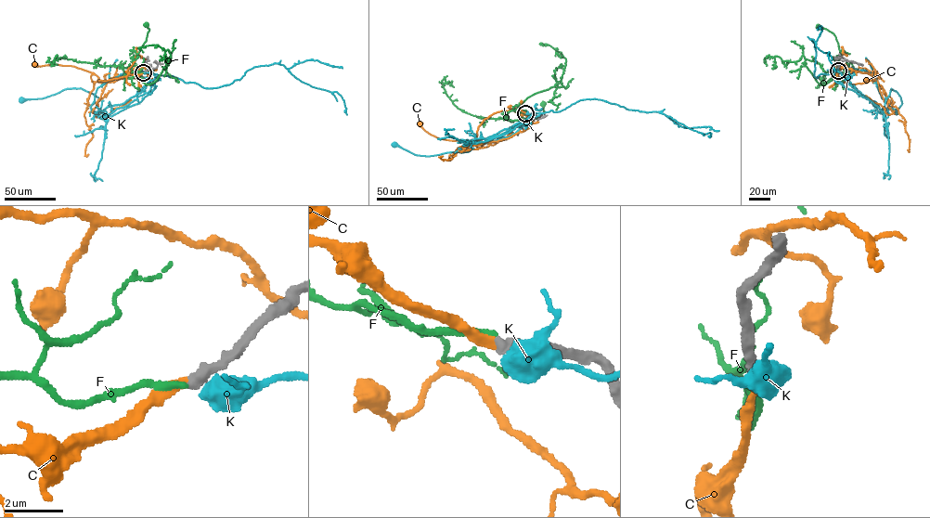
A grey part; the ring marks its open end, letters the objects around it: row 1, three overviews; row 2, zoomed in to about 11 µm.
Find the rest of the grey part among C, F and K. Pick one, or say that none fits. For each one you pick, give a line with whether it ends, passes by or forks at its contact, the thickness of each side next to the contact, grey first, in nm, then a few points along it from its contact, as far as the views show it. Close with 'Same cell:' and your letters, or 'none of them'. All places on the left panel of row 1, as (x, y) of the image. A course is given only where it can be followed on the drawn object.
C: It ends there. Thickness 440 nm (grey) against 320 nm. Its course: (143, 72), (99, 81), (93, 72), (73, 66), (34, 65)
Same cell: C

